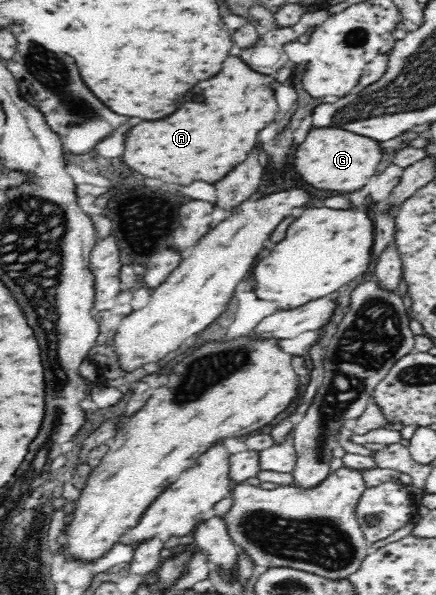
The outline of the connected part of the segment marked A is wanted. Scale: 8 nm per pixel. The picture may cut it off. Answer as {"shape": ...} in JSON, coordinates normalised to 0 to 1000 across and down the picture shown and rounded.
{"shape":[[[523,96],[495,129],[450,139],[431,153],[404,190],[362,203],[326,203],[289,224],[284,274],[330,297],[358,297],[376,308],[505,304],[546,274],[564,271],[569,250],[587,244],[592,220],[638,193],[628,156],[610,146],[624,136],[624,126],[596,126],[546,96]]]}

